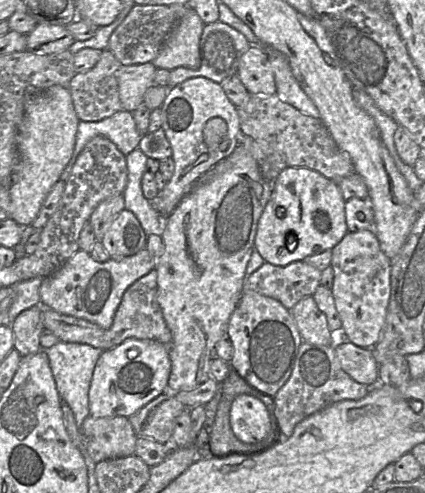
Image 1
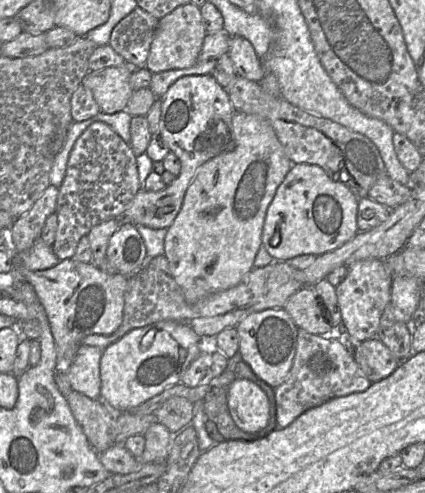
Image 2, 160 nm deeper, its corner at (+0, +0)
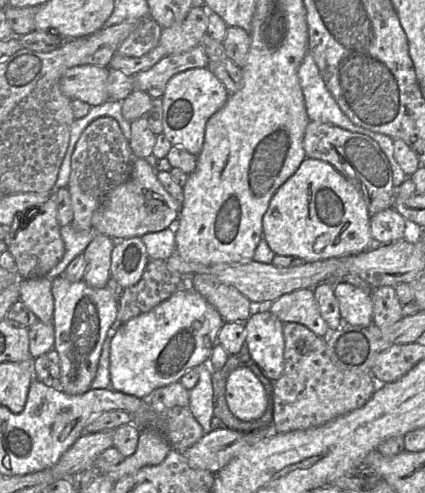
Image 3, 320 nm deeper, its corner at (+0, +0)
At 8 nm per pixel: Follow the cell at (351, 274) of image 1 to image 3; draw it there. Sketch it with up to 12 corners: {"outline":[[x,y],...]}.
{"outline":[[343,281],[334,294],[344,324],[373,323],[372,290]]}

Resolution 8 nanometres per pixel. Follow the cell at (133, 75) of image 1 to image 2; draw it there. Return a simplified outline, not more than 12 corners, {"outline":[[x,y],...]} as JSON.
{"outline":[[138,67],[89,70],[81,84],[101,112],[126,110]]}

